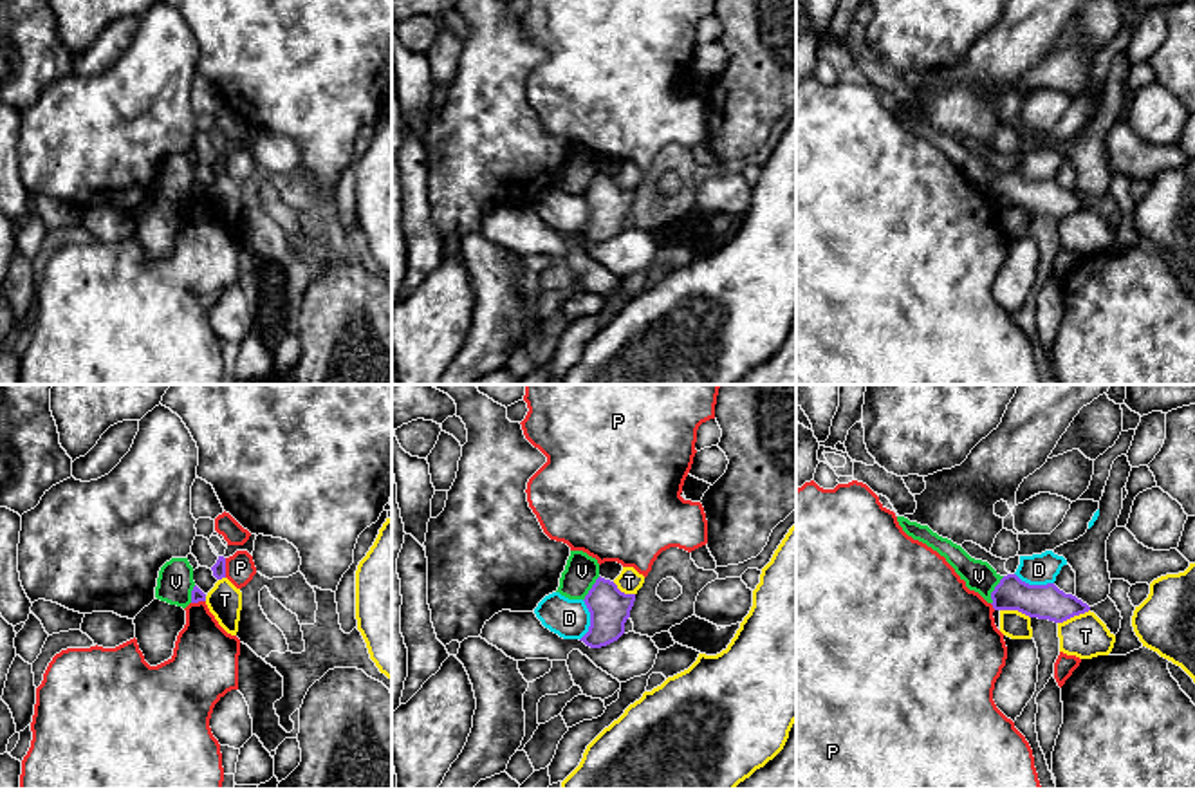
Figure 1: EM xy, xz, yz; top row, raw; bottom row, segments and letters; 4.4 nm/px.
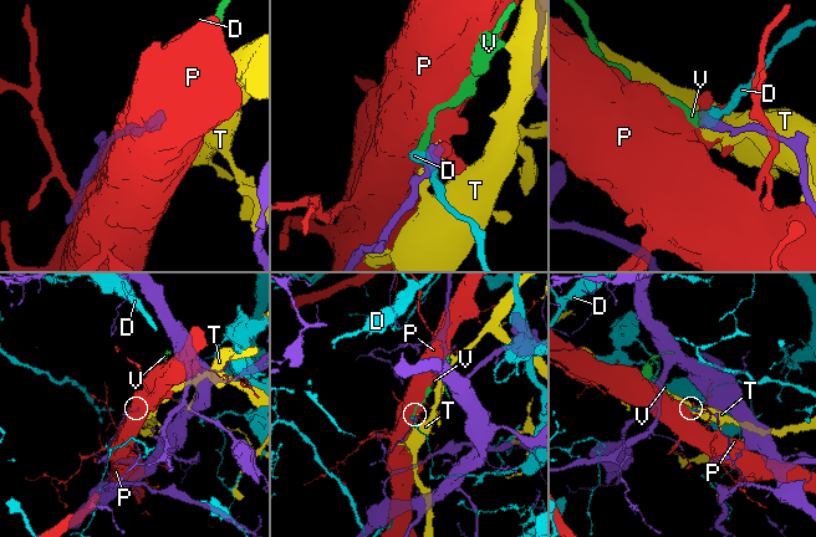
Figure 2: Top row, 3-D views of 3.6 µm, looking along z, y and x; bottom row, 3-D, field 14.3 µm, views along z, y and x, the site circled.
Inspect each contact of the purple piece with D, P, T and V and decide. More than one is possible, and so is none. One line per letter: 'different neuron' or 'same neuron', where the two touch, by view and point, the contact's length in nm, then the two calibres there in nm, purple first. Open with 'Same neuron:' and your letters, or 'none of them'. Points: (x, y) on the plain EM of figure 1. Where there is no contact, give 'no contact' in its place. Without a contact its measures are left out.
Same neuron: none of them
D: different neuron; contact xz (591, 215); length 180 nm; calibres 180 and 180 nm
P: different neuron; contact xy (224, 163); length 90 nm; calibres 60 and 130 nm
T: different neuron; contact yz (1073, 212); length 160 nm; calibres 160 and 200 nm
V: different neuron; contact yz (993, 186); length 140 nm; calibres 160 and 140 nm

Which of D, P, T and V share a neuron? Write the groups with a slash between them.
D / P / T / V

